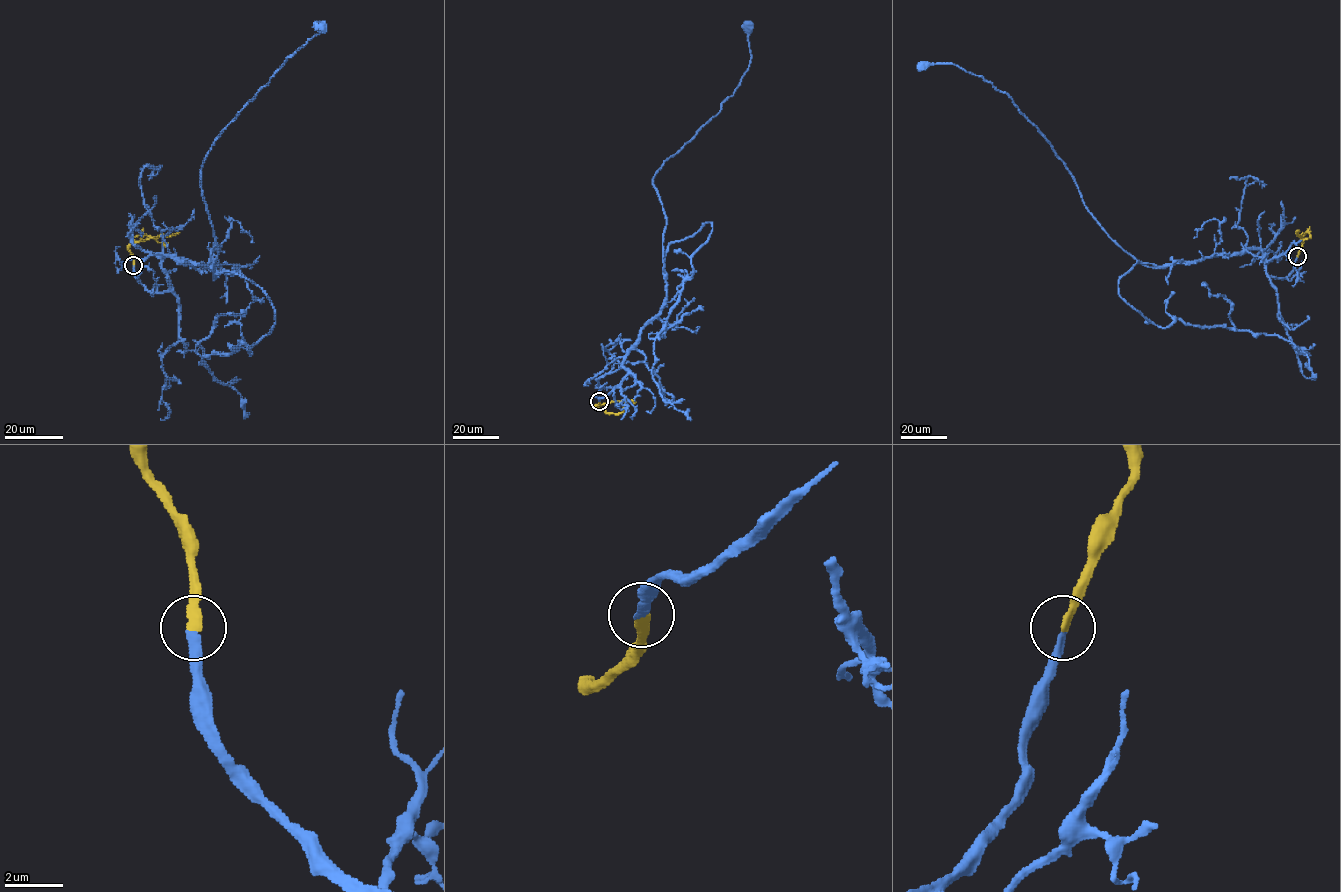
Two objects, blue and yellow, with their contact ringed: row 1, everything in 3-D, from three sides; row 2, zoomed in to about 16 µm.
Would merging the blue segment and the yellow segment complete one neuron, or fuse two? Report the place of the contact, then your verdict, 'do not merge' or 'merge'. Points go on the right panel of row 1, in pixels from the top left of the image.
place (1297, 256); merge

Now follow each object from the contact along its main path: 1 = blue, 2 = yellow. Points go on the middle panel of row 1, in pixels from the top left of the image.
1: (599, 401), (626, 375), (627, 352), (666, 297), (666, 217), (652, 179), (739, 85), (751, 56), (747, 26)
2: (599, 401), (595, 406), (615, 401), (635, 402)

